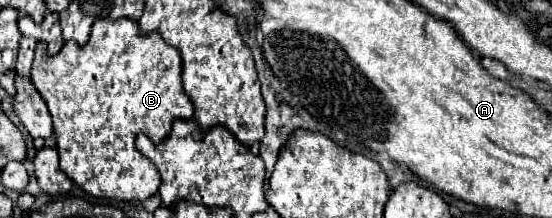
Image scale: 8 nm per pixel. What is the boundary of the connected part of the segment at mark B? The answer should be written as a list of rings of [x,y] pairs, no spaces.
[[[103,18],[93,24],[91,38],[85,46],[65,42],[59,54],[49,56],[45,52],[45,42],[37,42],[31,82],[47,102],[53,116],[61,170],[87,194],[127,202],[147,200],[159,190],[159,172],[151,162],[143,162],[143,156],[137,156],[135,138],[137,134],[145,134],[151,142],[163,142],[169,136],[173,118],[187,120],[193,116],[193,104],[181,82],[181,54],[177,48],[169,46],[161,34],[151,32],[147,36],[139,36],[137,22],[129,18]]]

